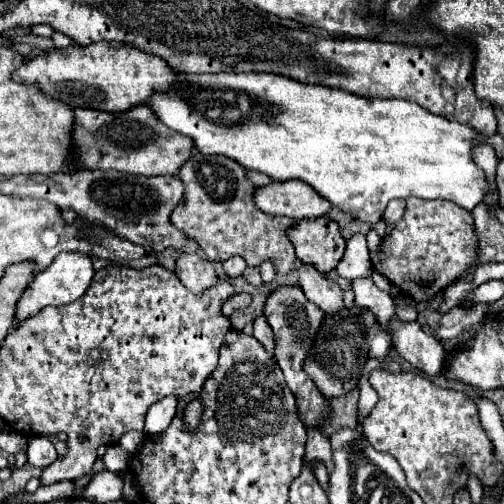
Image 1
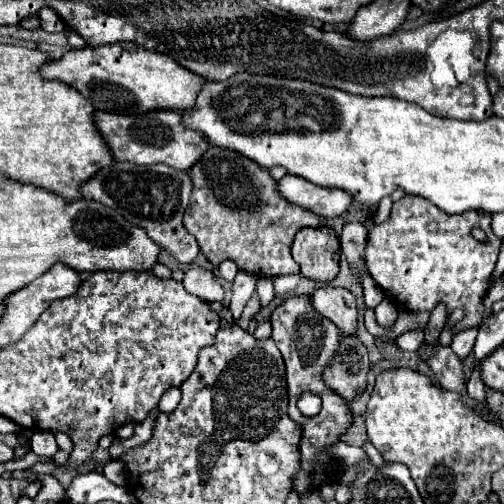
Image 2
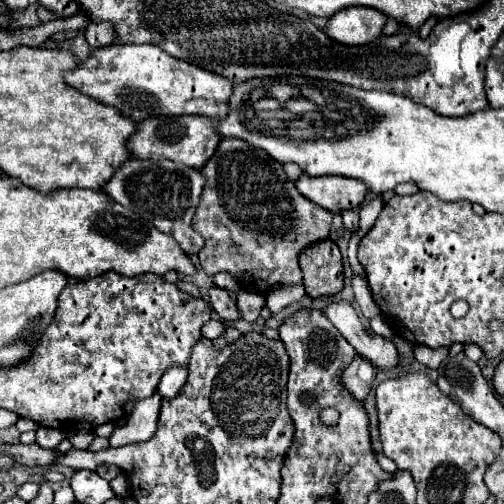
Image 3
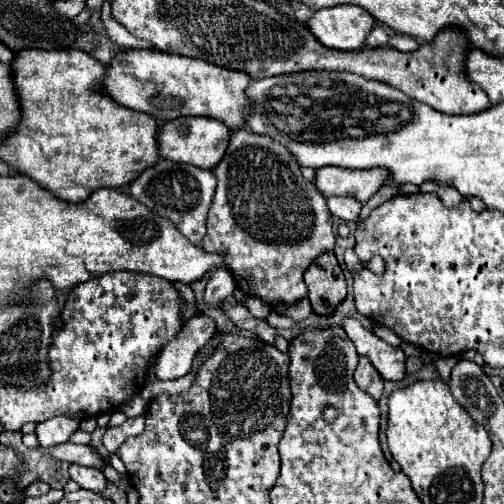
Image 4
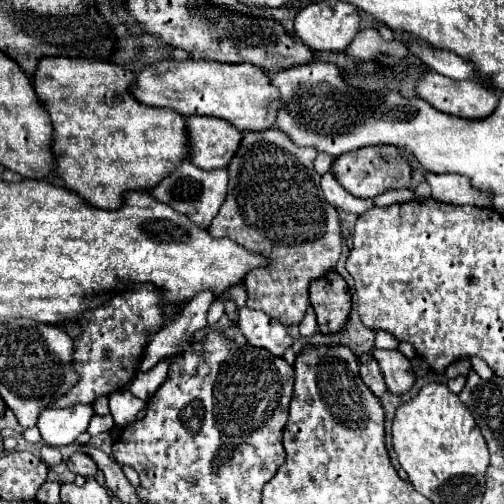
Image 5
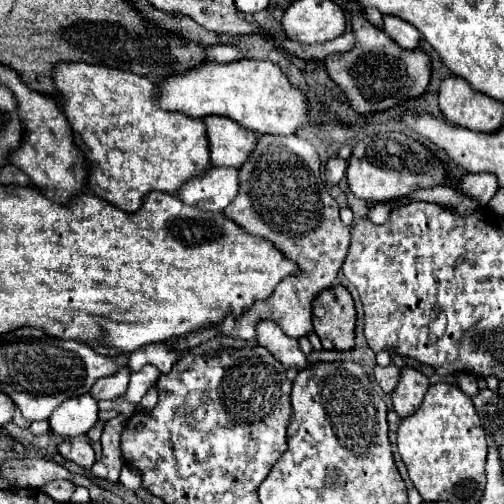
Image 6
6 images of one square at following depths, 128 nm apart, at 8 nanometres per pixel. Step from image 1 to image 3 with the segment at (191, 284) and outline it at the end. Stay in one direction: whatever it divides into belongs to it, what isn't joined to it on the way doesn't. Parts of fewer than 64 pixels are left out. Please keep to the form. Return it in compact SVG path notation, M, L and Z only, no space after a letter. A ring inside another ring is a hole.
M210 286L210 288L208 288L208 298L210 298L212 308L218 312L218 316L220 316L222 320L238 320L238 318L240 318L238 308L236 308L236 302L228 296L228 290Z

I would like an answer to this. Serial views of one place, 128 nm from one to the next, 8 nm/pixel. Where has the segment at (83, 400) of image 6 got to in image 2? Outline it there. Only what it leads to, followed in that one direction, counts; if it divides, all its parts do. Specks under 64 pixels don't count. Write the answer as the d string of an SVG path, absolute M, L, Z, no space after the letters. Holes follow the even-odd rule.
M34 432L30 438L30 448L40 458L52 458L58 452L58 444L52 432Z

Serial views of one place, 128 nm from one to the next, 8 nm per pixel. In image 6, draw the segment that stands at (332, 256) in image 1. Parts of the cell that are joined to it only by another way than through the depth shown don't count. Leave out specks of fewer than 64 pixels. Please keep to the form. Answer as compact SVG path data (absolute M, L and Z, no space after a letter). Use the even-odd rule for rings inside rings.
M334 286L316 296L312 302L314 308L314 332L318 334L322 346L326 350L350 350L354 346L354 324L356 324L356 310L350 292L344 286Z

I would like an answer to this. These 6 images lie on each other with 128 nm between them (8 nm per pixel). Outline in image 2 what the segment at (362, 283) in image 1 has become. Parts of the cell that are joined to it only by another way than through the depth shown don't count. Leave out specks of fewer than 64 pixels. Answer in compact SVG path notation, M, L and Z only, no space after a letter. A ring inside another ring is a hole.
M382 300L378 306L376 306L376 322L382 326L382 328L388 328L392 330L394 324L396 324L396 318L398 318L398 312L396 312L396 306L388 300ZM422 329L408 330L401 336L398 336L398 338L394 338L394 342L402 350L416 352L416 348L420 348L424 342L424 331Z

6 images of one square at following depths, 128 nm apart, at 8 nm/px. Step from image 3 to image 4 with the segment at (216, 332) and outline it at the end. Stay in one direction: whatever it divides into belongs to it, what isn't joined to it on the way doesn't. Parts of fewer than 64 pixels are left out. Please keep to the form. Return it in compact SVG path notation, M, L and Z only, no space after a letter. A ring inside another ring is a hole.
M205 314L192 318L184 324L178 338L172 340L164 352L160 352L156 362L156 378L158 380L176 380L190 372L194 354L208 344L208 340L217 332L213 319Z

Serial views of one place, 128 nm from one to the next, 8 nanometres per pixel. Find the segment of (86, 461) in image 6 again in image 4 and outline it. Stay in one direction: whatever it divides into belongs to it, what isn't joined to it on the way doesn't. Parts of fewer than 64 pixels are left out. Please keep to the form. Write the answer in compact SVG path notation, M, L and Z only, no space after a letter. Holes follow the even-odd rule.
M72 464L70 466L70 478L82 490L90 490L90 492L96 492L96 494L102 494L108 486L108 480L104 478L104 474L98 468L86 468L86 466Z

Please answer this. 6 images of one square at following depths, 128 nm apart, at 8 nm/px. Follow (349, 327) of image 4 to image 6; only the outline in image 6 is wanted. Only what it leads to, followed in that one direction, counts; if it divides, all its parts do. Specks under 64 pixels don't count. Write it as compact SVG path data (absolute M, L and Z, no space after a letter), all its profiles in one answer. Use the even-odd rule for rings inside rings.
M410 366L400 368L398 384L396 384L394 392L390 394L398 416L400 418L410 416L422 404L426 390L428 390L428 378L424 374L420 374L418 370L414 370Z

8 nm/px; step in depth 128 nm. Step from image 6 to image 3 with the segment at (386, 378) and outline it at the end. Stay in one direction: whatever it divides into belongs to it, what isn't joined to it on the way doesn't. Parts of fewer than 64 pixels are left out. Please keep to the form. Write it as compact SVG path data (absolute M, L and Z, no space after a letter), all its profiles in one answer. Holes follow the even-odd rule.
M356 354L352 364L342 370L342 384L356 400L362 402L372 388L376 372L378 372L378 368L370 360Z

